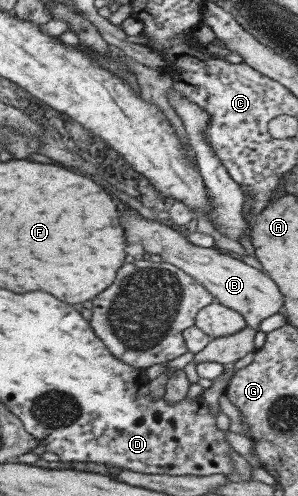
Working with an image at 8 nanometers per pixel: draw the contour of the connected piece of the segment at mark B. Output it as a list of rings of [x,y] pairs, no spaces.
[[[129,206],[123,212],[121,224],[123,232],[127,232],[127,244],[139,244],[151,257],[161,258],[163,262],[182,270],[203,286],[215,302],[238,312],[246,326],[253,330],[259,331],[260,322],[282,308],[282,294],[265,273],[229,255],[223,255],[213,247],[204,248],[189,243],[186,236],[181,235],[170,223],[145,220]]]

